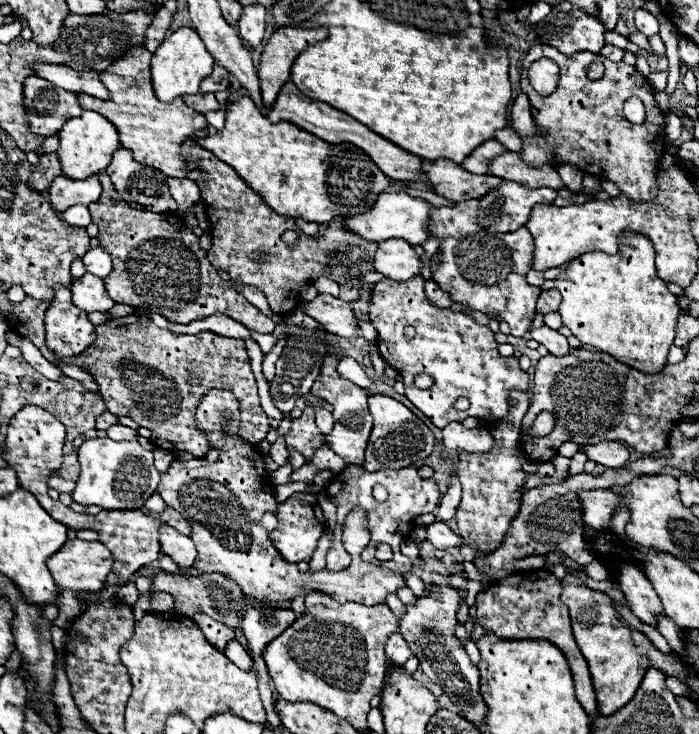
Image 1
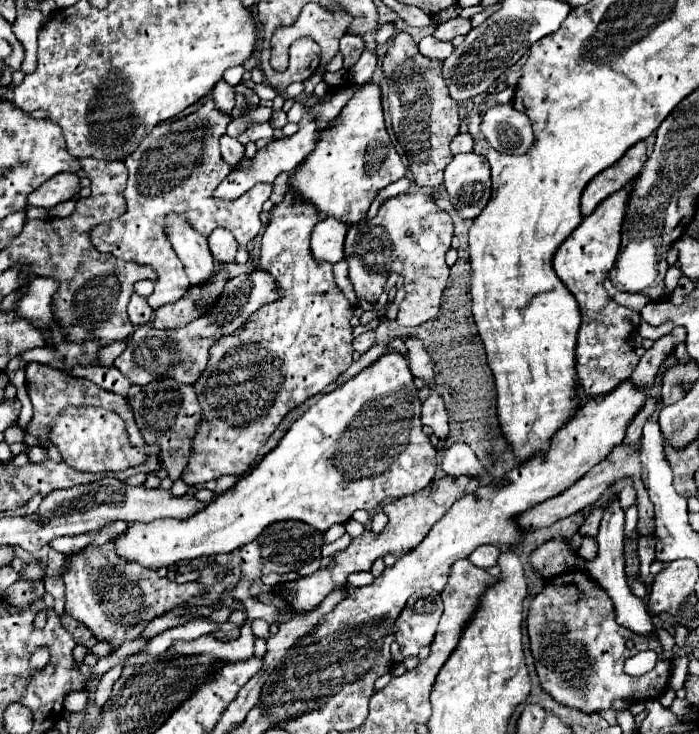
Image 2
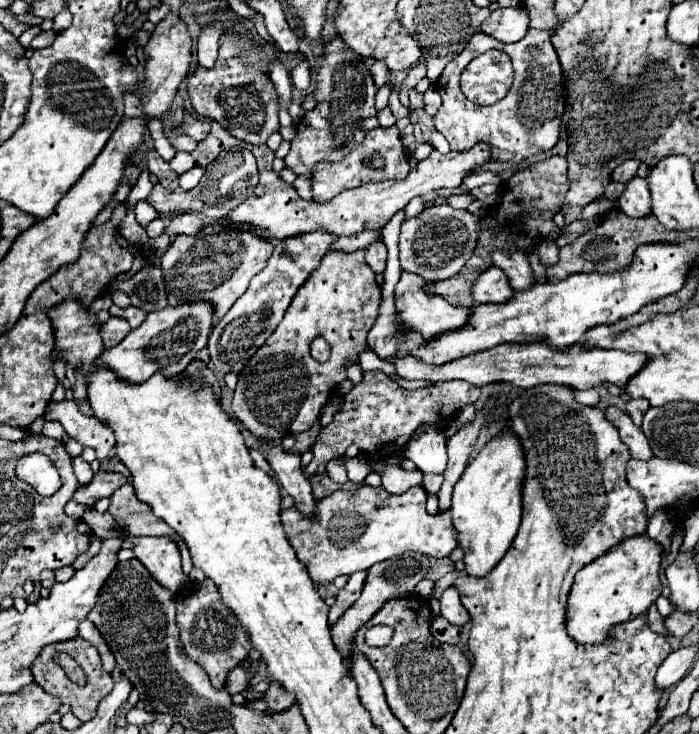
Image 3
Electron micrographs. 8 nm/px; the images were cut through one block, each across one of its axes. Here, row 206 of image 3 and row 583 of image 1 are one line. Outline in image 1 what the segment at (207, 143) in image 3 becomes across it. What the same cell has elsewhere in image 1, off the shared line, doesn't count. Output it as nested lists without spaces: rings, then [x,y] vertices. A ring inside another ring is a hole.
[[[220,418],[214,422],[214,434],[208,436],[210,446],[222,450],[222,460],[214,464],[206,460],[172,462],[156,490],[170,508],[180,512],[188,522],[194,522],[190,538],[198,550],[194,562],[196,570],[224,574],[234,580],[246,596],[270,602],[288,602],[296,596],[322,592],[342,604],[358,602],[376,606],[382,604],[388,594],[396,594],[398,588],[406,586],[398,572],[362,562],[360,558],[354,558],[350,568],[340,572],[300,572],[296,564],[286,562],[278,550],[274,550],[268,532],[260,524],[262,514],[268,510],[274,512],[278,506],[272,498],[272,480],[264,468],[264,456],[238,432],[230,434],[230,424],[232,420]]]

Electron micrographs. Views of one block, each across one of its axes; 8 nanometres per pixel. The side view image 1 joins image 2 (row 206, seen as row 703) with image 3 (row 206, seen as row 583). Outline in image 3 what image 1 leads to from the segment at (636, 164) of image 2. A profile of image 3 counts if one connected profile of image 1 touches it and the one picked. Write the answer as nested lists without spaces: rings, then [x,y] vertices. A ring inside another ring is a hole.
[[[550,156],[542,162],[534,162],[524,170],[518,170],[510,178],[510,186],[502,190],[502,200],[498,208],[494,208],[482,222],[482,230],[478,234],[478,246],[474,250],[474,256],[464,264],[464,268],[446,280],[440,282],[428,282],[426,290],[432,294],[442,294],[450,304],[454,306],[472,306],[474,300],[470,296],[470,284],[474,282],[476,274],[490,268],[490,254],[496,248],[510,248],[510,244],[518,244],[520,250],[530,248],[534,242],[542,238],[556,240],[560,236],[558,226],[554,224],[554,214],[562,208],[564,194],[568,192],[568,162],[564,156]]]

